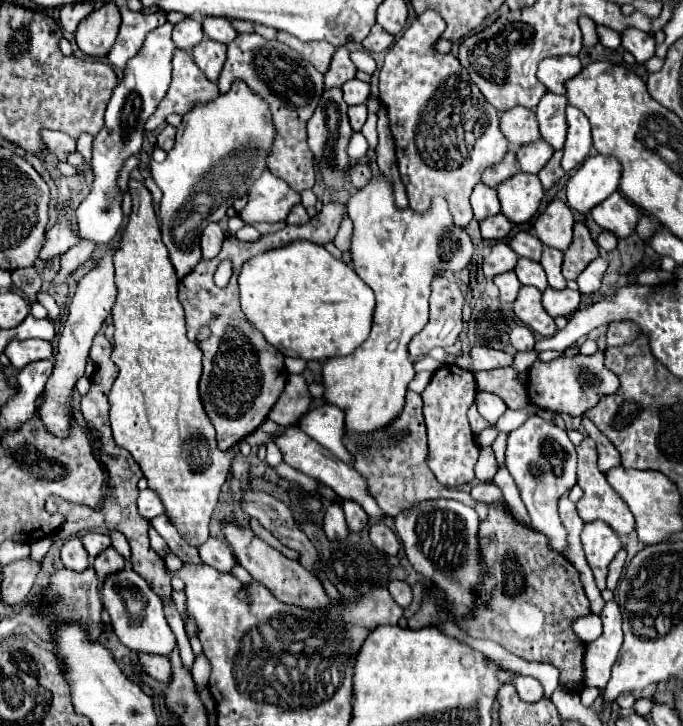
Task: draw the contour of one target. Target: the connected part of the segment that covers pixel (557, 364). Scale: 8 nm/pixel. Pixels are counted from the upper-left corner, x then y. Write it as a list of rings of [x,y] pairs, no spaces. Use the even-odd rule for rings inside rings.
[[[596,352],[592,356],[574,356],[574,358],[554,358],[550,362],[536,360],[528,372],[528,396],[530,402],[538,408],[564,412],[570,416],[582,416],[590,410],[600,396],[612,394],[618,390],[618,378],[604,366],[604,354]]]

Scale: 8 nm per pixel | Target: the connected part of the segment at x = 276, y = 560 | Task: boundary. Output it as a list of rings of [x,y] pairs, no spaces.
[[[234,520],[232,522],[222,522],[222,532],[224,532],[224,538],[228,540],[228,544],[232,546],[236,562],[240,566],[244,566],[252,574],[254,580],[262,582],[278,600],[282,600],[286,604],[304,606],[304,608],[310,608],[310,610],[330,606],[332,600],[324,594],[324,588],[322,588],[320,580],[312,572],[308,572],[298,560],[286,558],[282,552],[278,552],[276,548],[272,548],[264,540],[260,540],[250,528],[238,526]]]

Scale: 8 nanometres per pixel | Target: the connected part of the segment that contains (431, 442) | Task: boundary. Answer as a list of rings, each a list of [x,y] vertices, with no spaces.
[[[444,364],[434,372],[434,378],[422,392],[424,400],[424,420],[428,428],[428,468],[434,472],[436,480],[446,488],[456,488],[474,482],[474,464],[478,460],[480,448],[474,442],[474,434],[468,424],[468,408],[474,404],[476,382],[474,374],[456,366]]]

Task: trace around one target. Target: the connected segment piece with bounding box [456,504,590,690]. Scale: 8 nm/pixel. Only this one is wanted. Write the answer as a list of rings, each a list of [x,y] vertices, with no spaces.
[[[490,506],[486,522],[480,522],[480,548],[488,566],[488,578],[478,588],[472,620],[456,622],[472,638],[488,638],[508,652],[560,668],[560,686],[576,690],[584,684],[584,642],[576,638],[572,622],[590,614],[590,602],[576,568],[548,546],[544,534],[518,524],[506,508]]]

